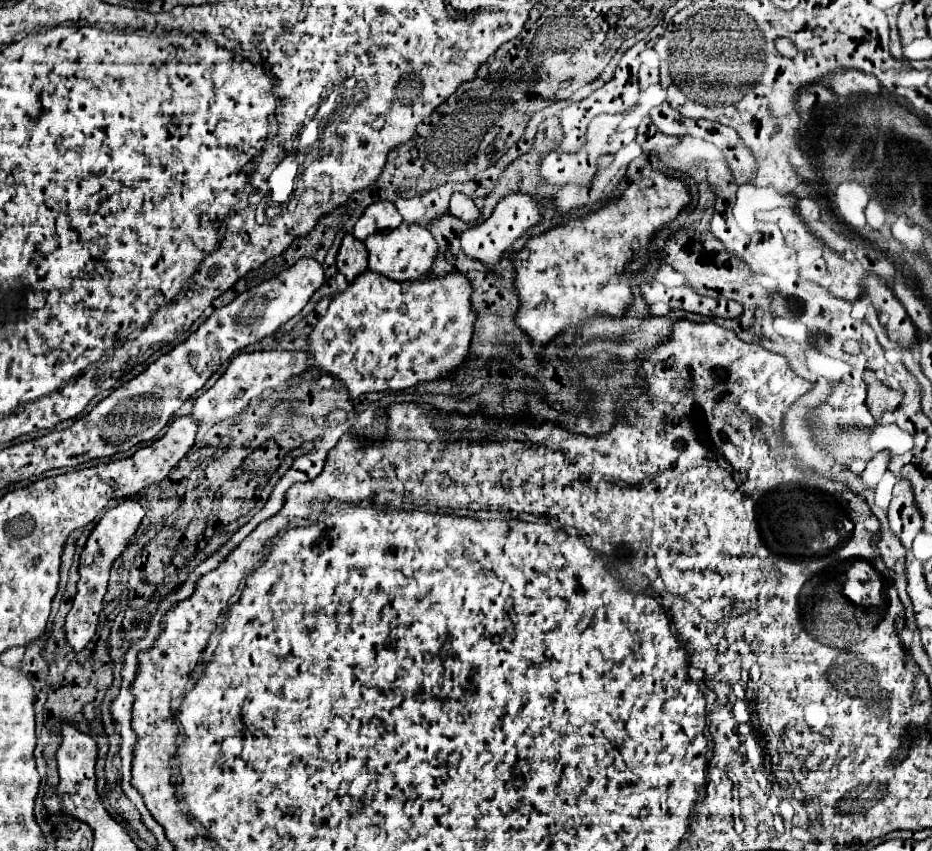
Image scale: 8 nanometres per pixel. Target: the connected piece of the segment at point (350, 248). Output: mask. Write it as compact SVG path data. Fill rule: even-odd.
M344 235L338 257L336 257L338 271L352 283L358 275L362 275L368 267L368 249L362 241L354 239L354 235Z

